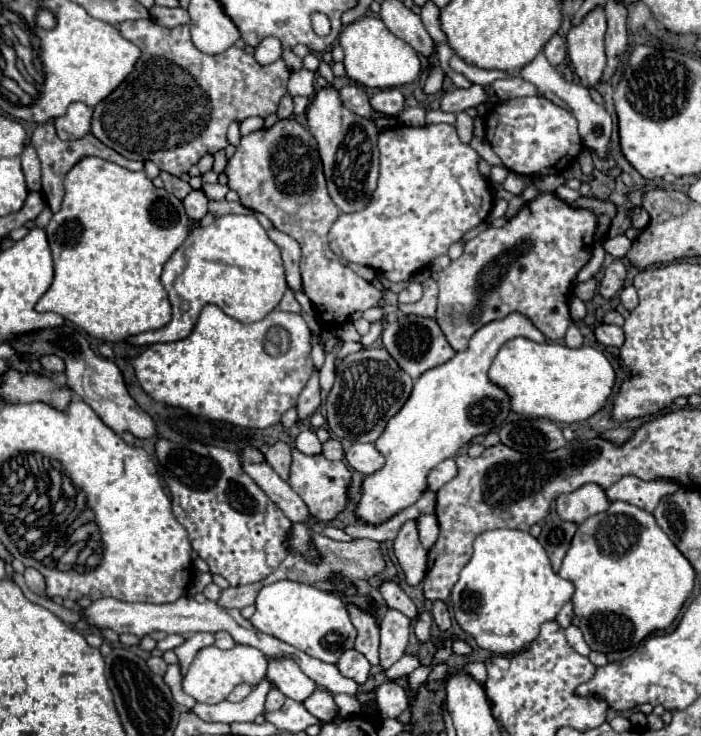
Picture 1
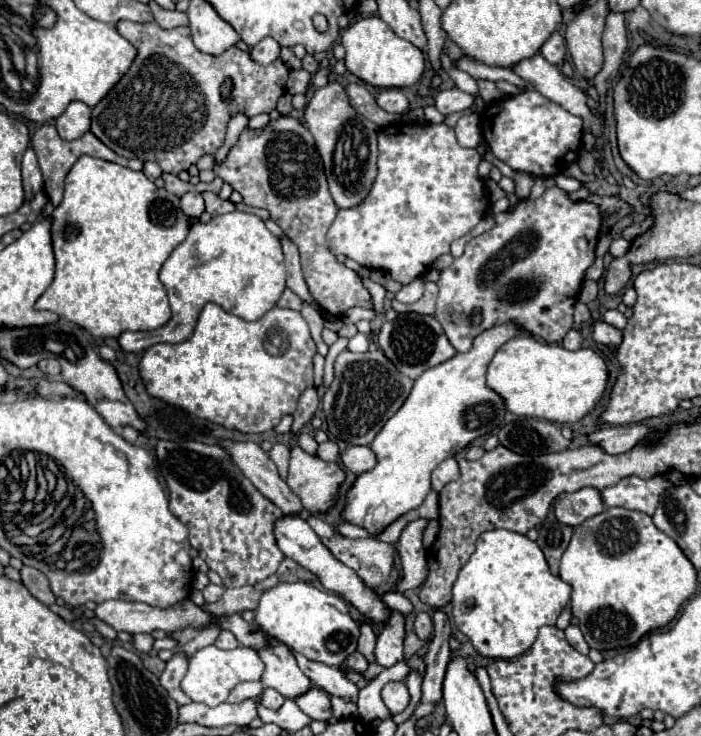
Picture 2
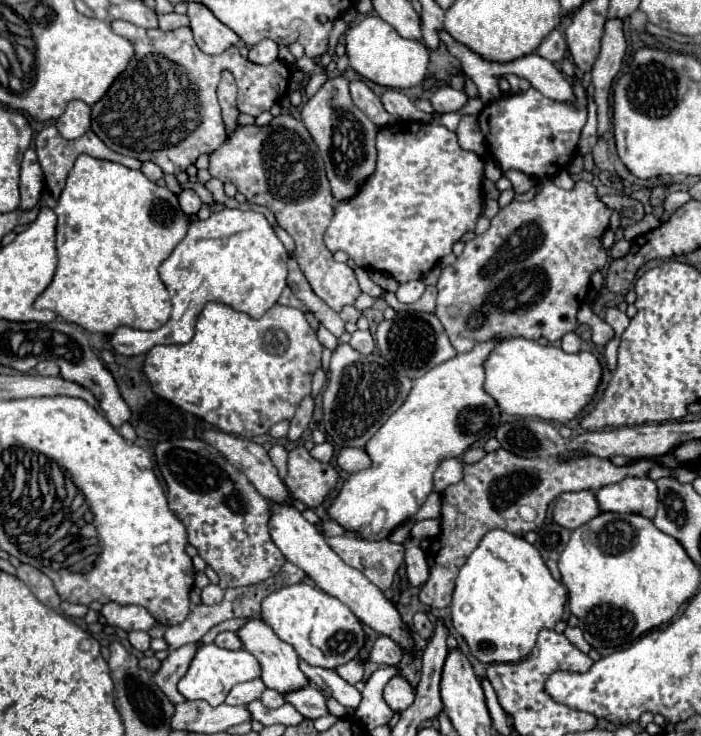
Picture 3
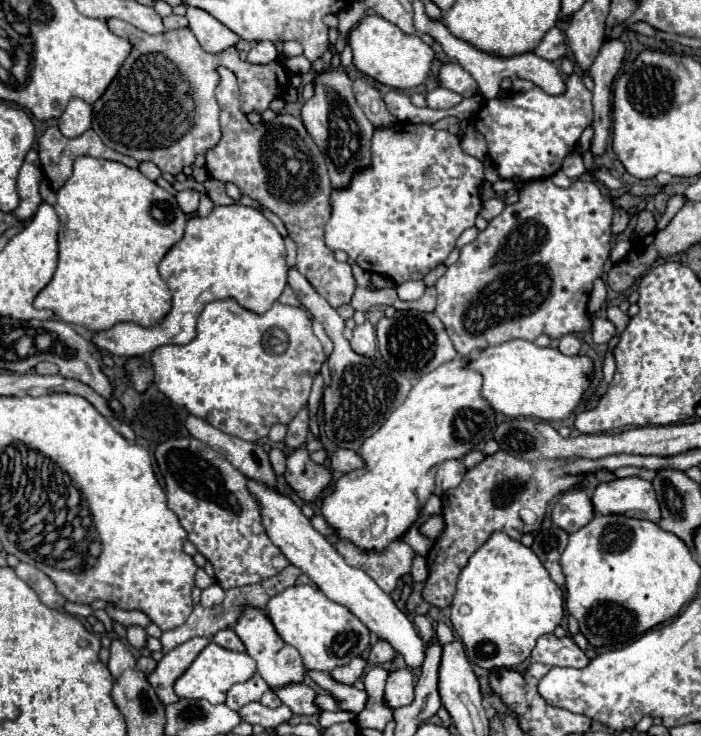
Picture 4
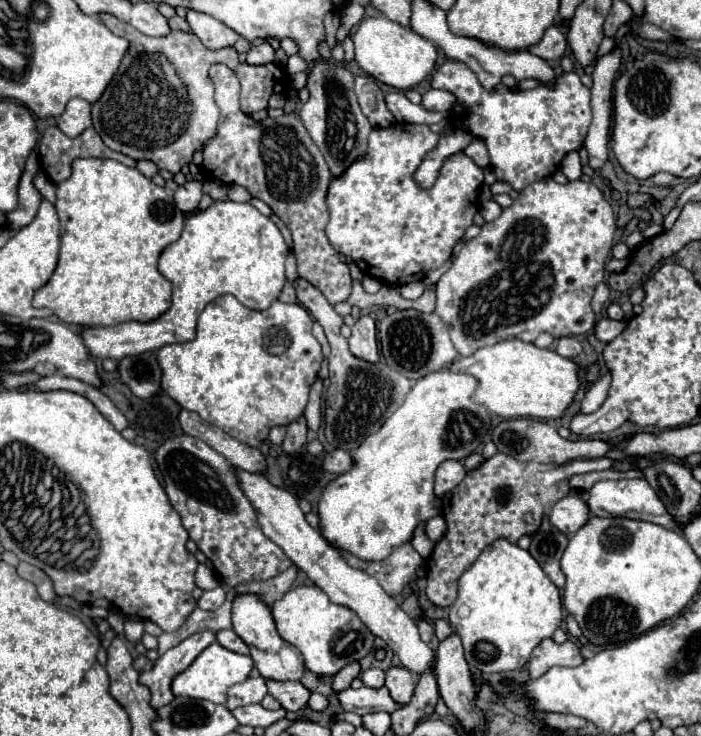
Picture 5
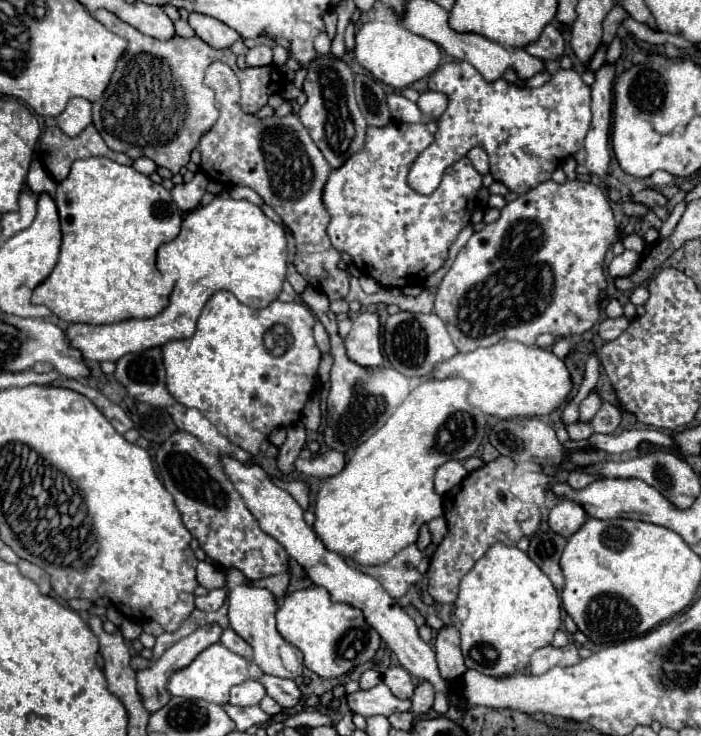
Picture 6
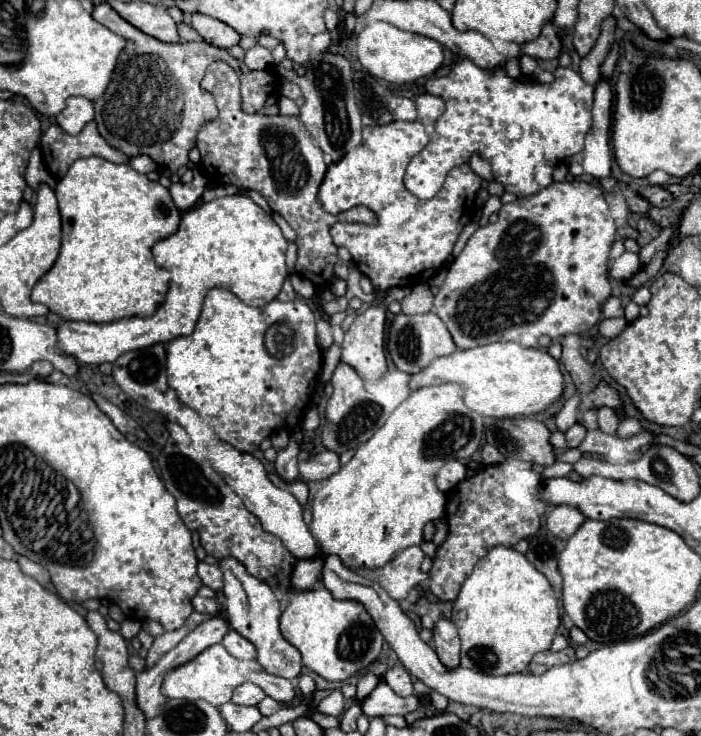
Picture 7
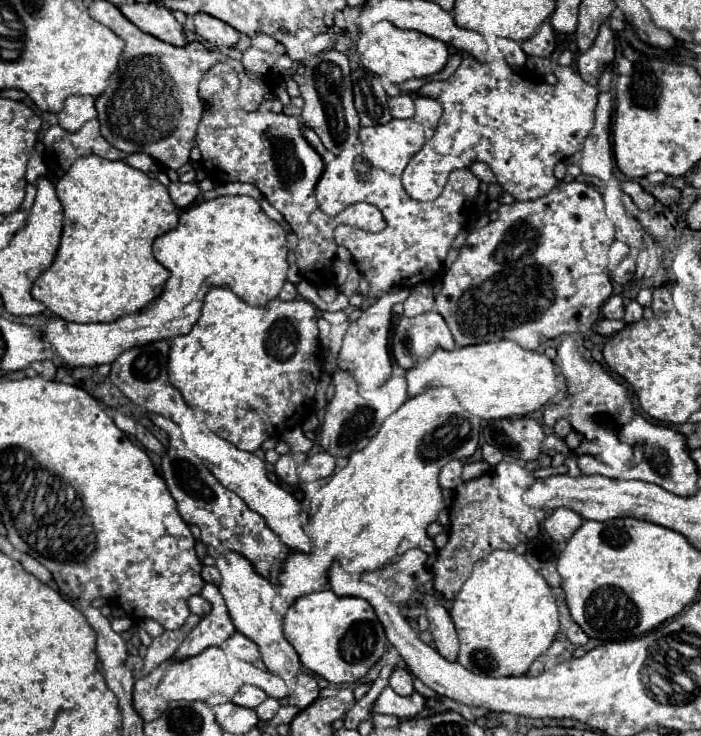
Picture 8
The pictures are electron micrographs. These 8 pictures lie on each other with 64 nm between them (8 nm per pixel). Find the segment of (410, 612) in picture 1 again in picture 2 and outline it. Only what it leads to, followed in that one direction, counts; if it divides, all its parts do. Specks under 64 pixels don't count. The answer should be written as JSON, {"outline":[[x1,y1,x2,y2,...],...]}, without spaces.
{"outline":[[386,592,386,594,384,594,384,602,386,602,392,610,398,610,398,612,402,612,402,614,412,612,412,604,410,604,408,598,404,598,400,592]]}

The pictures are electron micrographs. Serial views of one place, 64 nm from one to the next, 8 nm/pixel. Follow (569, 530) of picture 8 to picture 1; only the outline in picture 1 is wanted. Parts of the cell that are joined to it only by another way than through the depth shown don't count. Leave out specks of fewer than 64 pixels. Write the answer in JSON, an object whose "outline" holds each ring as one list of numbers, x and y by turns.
{"outline":[[586,484,570,494,556,498,556,512,562,520,582,524,586,518,608,510,610,502,598,484]]}

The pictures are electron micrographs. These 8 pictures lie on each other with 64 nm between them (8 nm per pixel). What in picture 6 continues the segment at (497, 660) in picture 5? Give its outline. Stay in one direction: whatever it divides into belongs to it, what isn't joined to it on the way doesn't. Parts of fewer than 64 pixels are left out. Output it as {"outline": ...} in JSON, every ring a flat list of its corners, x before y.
{"outline":[[494,544,462,578,458,600,452,606,452,626,458,628,462,638,462,654,466,668,490,674,504,676,524,670,530,662,534,650,552,644,554,632,560,628,560,598,548,576,528,558,526,552,516,546]]}

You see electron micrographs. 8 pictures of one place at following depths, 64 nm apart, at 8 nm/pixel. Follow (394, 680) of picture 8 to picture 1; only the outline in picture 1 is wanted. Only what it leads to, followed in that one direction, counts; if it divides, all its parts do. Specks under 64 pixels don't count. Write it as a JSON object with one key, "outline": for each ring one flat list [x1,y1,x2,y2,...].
{"outline":[[384,682,376,688,376,706,380,720,398,718,408,708,408,696,396,682]]}

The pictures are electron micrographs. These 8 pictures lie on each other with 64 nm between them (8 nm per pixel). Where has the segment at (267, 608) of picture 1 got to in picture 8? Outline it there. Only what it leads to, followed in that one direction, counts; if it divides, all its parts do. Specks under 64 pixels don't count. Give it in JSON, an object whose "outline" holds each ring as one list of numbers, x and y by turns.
{"outline":[[328,588,304,594,290,604,288,614,284,616,284,636,300,654,300,660,308,670,334,684,364,678,370,666,382,656,382,652,372,650,386,644,384,628,366,600,336,596]]}

